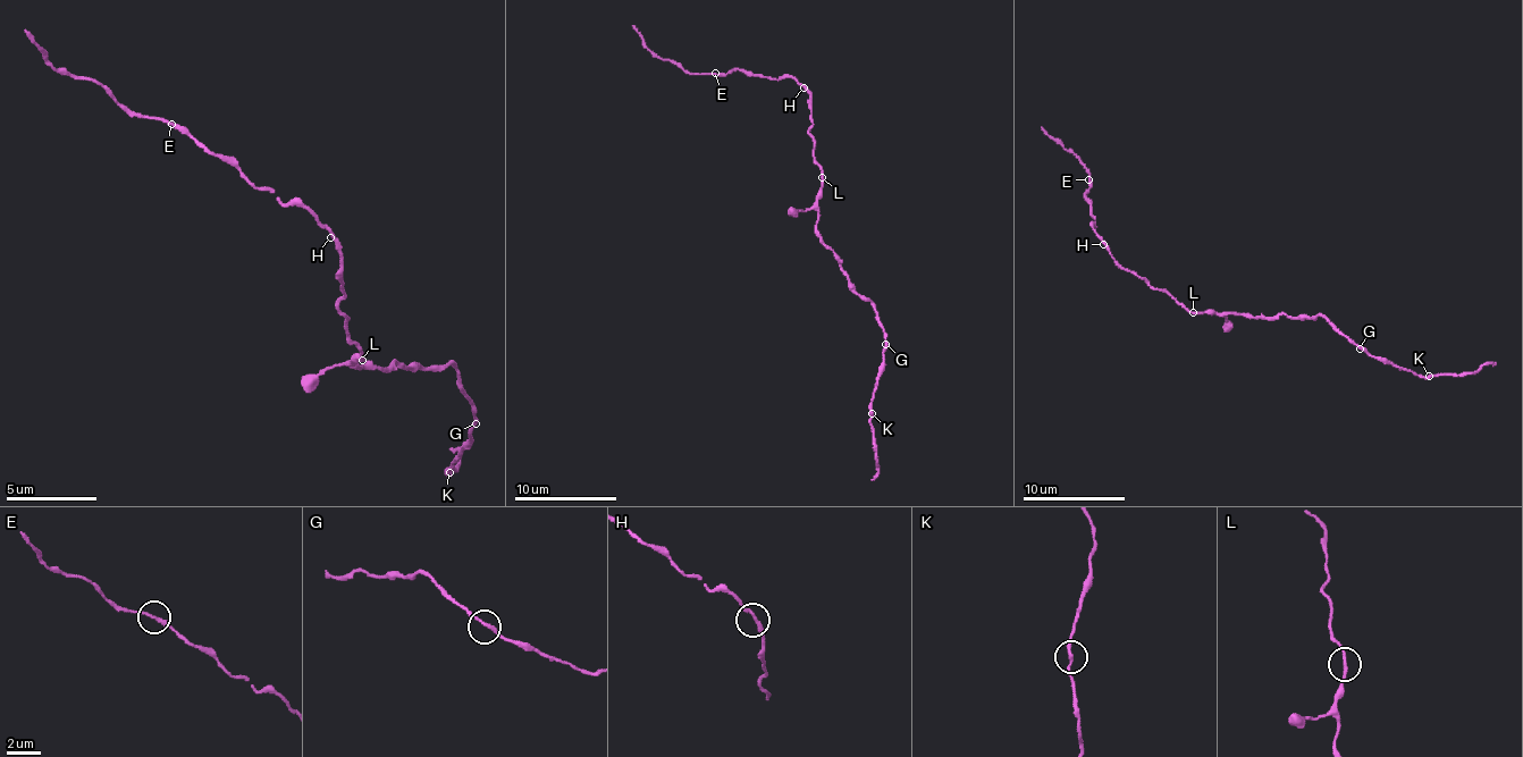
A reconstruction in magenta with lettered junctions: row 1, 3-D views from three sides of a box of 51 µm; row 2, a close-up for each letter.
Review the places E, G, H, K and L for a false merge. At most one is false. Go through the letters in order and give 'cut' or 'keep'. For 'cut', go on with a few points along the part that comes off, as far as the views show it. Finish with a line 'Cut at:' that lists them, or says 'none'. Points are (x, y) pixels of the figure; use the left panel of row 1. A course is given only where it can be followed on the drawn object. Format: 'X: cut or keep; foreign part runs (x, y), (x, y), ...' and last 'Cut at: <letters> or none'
E: keep
G: keep
H: keep
K: cut; foreign part runs (448, 473), (462, 451), (448, 451)
L: keep
Cut at: K

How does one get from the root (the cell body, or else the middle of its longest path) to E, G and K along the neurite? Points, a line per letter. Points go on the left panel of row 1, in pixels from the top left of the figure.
E: (362, 360), (339, 310), (339, 242), (308, 210), (258, 192), (171, 124)
G: (362, 360), (353, 360), (362, 369), (389, 369), (394, 364), (444, 369), (448, 364), (471, 401), (476, 423)
K: (362, 360), (353, 360), (362, 369), (448, 364), (457, 373), (476, 428), (448, 473)

